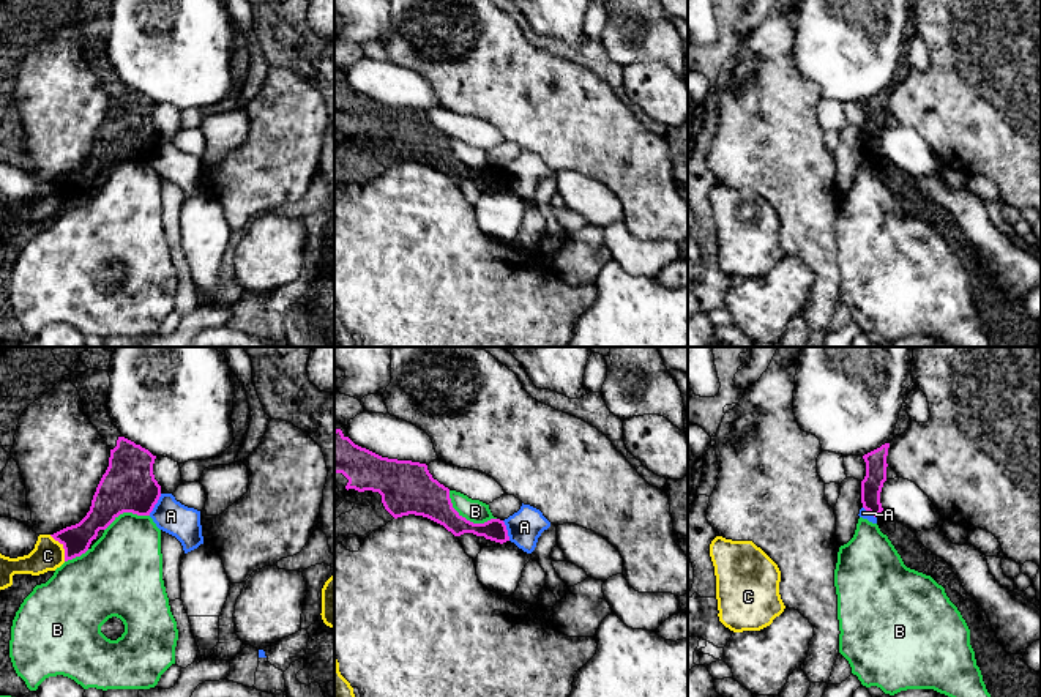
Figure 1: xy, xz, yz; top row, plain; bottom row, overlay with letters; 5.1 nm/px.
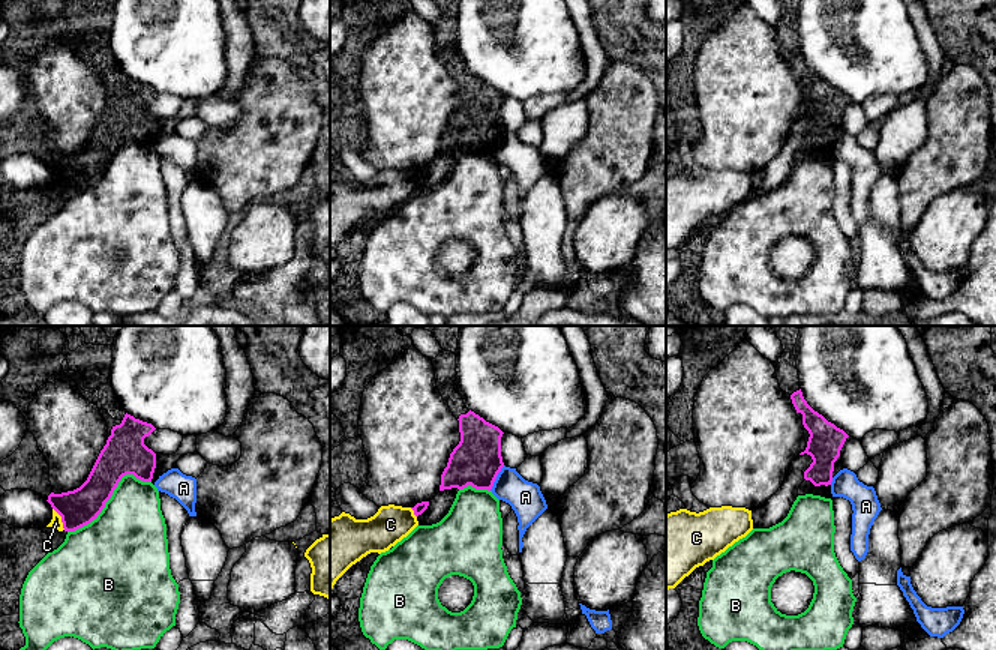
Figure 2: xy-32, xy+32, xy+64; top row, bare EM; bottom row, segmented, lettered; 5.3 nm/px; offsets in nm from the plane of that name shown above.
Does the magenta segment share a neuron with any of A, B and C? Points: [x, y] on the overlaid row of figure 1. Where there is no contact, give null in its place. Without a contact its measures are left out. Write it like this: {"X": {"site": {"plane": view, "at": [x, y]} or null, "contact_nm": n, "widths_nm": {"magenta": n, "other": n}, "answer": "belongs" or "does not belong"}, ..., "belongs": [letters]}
{"A": {"site": {"plane": "xy", "at": [155, 503]}, "contact_nm": 130, "widths_nm": {"magenta": 280, "other": 170}, "answer": "does not belong"}, "B": {"site": {"plane": "xz", "at": [466, 519]}, "contact_nm": 280, "widths_nm": {"magenta": 200, "other": 120}, "answer": "does not belong"}, "C": {"site": {"plane": "xy", "at": [63, 547]}, "contact_nm": 160, "widths_nm": {"magenta": 150, "other": 160}, "answer": "does not belong"}, "belongs": []}

